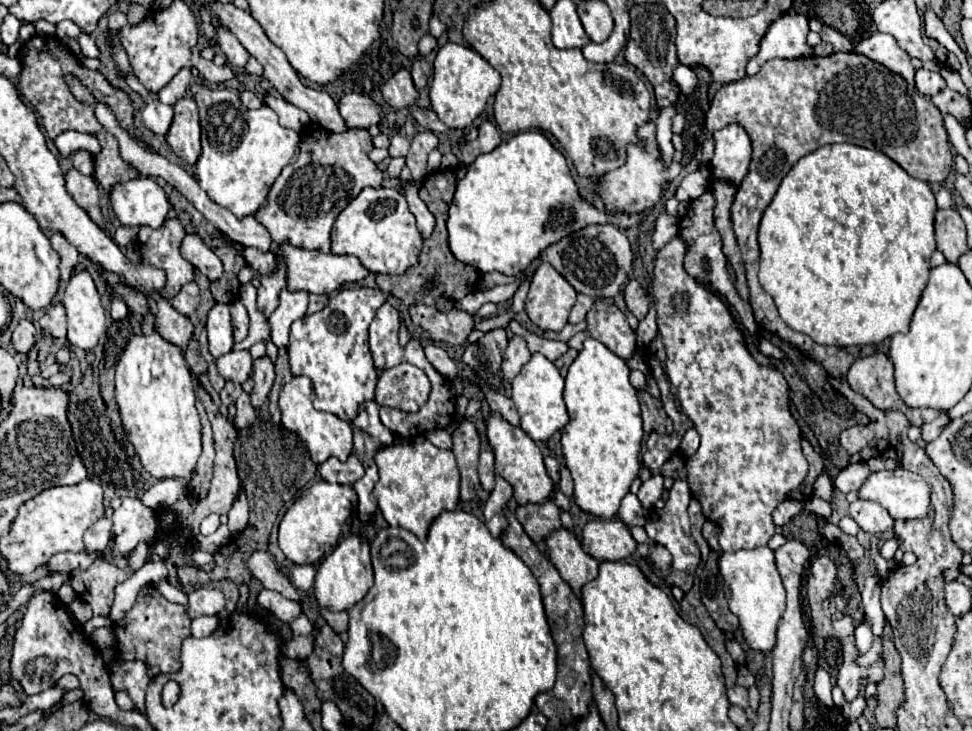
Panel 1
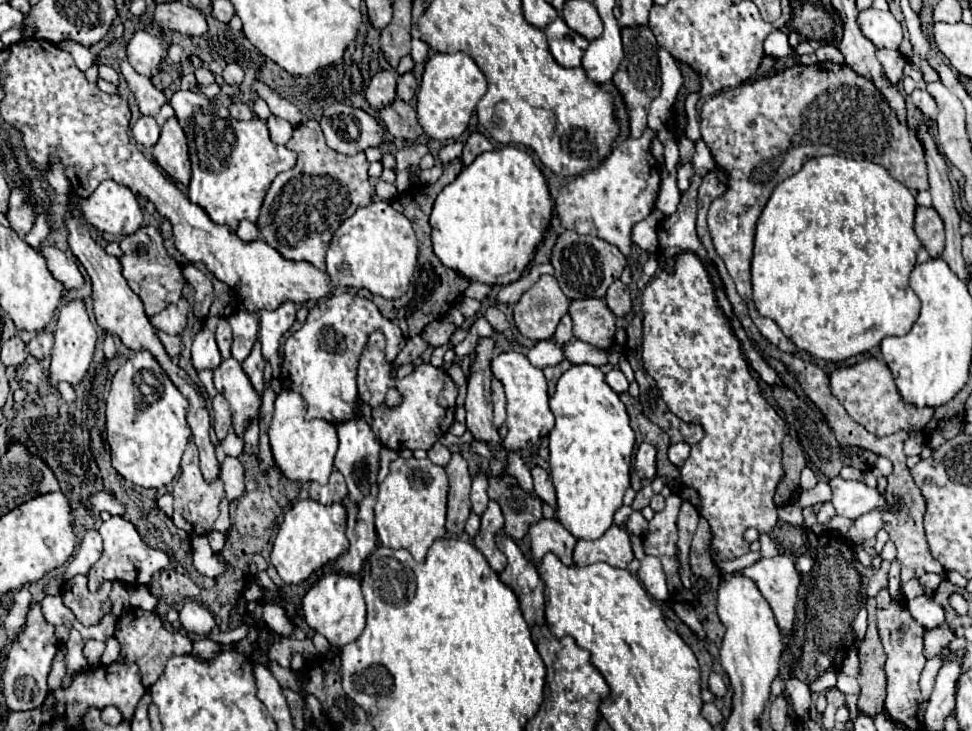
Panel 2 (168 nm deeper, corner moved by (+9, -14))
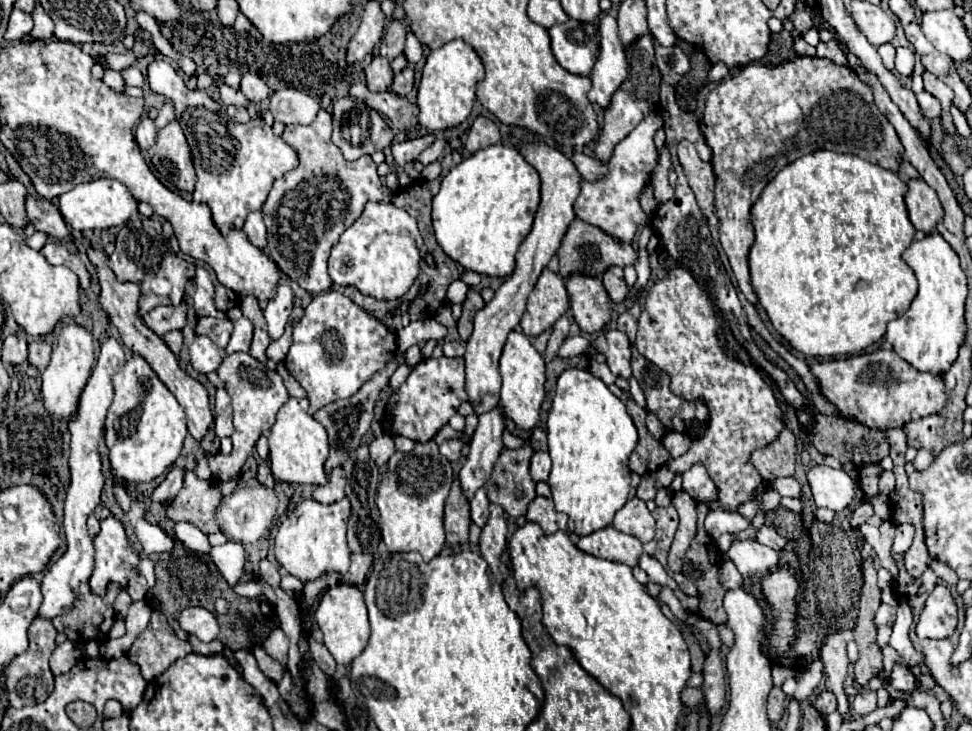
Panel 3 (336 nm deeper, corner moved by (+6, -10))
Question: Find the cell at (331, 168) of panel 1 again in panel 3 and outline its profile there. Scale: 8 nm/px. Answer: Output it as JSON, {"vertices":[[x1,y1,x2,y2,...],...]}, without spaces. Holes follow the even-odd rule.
{"vertices":[[319,110,317,118,307,126,287,126,283,132,283,140,297,148,299,166,289,170,281,178,273,182,267,202,263,204,263,218,267,226,267,250,269,256,281,266,283,272,289,274,293,282,309,292,325,292,331,288,331,276,327,272,327,258,331,246,339,240,339,236,359,218,367,200,381,200,381,180,377,176,377,164,371,156,361,156,355,162,345,160,341,150,331,142,331,114]]}

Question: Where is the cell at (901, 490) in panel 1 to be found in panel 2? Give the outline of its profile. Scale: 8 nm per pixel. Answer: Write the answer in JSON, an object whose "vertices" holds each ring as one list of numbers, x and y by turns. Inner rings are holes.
{"vertices":[[840,476,828,480,832,488,832,504,836,508,838,516,844,518,858,518,874,508,884,510,886,508,886,496,880,494,876,488,868,488,864,482,856,480,844,480]]}

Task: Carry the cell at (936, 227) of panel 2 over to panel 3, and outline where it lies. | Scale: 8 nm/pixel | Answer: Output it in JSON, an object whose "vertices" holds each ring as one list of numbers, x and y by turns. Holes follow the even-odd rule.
{"vertices":[[909,180,909,192,905,196,905,204,909,210,909,218,917,230,923,234,933,234,937,222,943,218,943,206,933,188,929,188,923,180]]}

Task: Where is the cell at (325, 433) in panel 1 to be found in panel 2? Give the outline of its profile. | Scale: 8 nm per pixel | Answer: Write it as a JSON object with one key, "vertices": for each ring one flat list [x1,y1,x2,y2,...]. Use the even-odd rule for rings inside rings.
{"vertices":[[284,390,276,398,276,410,272,416,272,424,268,430,270,436,270,448,276,466,282,470,282,474,288,480,294,482,318,482,326,484,328,476,332,472,334,454,338,450,338,436,336,428,326,420,304,420,304,398,298,392]]}

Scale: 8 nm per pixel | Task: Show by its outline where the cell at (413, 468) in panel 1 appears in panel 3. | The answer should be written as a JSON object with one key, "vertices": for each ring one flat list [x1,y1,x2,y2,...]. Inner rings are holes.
{"vertices":[[433,440,421,444,407,454,395,452,387,470,383,472,375,504,381,512,379,528,385,546,391,552,419,552,425,562,433,560,445,546,443,532,443,506,453,482,453,470,445,456,439,454,439,448]]}

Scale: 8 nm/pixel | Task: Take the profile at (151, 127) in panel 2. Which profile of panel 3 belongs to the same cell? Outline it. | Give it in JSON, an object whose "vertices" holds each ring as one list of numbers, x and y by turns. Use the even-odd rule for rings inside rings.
{"vertices":[[141,118,141,122,137,124,137,130,135,130,135,140,139,144,139,148,143,150,149,150,153,144,155,144,155,138,157,138,157,126,151,118]]}

